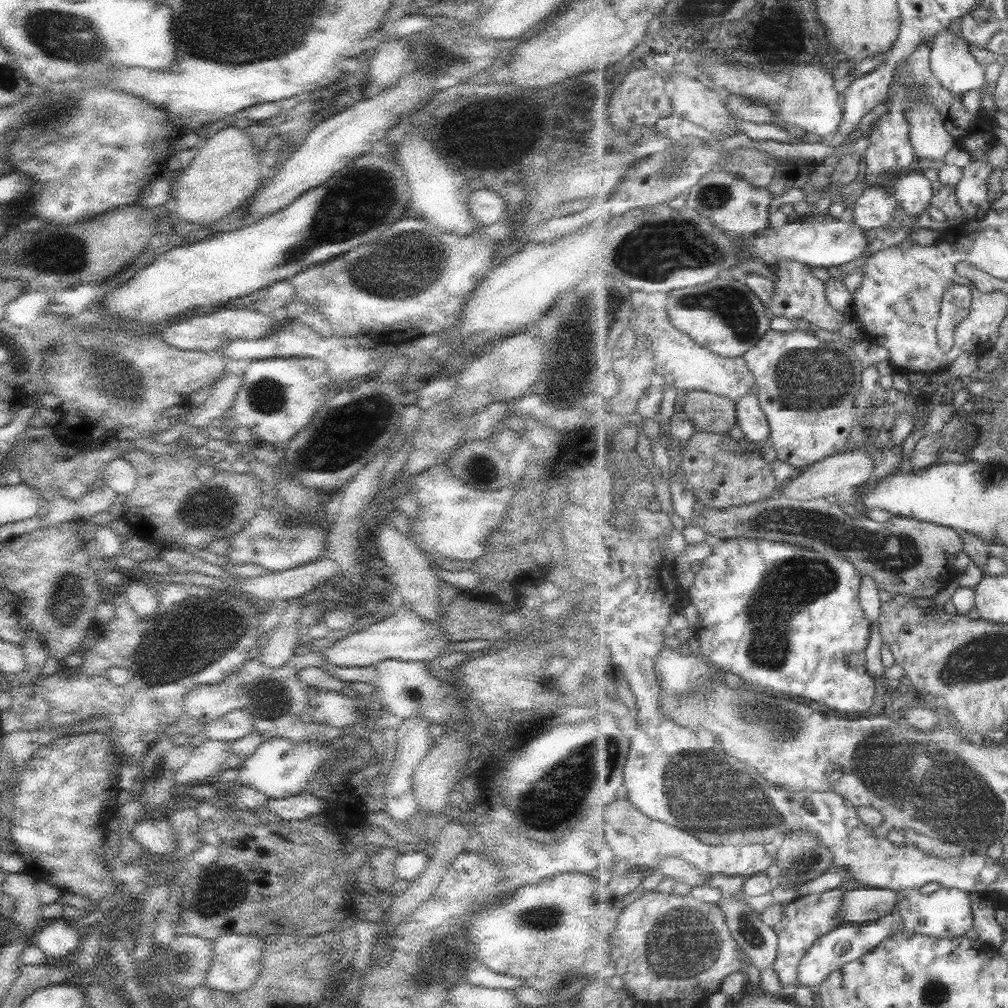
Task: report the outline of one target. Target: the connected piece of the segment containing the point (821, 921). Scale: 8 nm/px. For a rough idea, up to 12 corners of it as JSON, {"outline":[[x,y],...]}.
{"outline":[[844,888],[801,896],[774,926],[782,986],[800,963],[844,924]]}

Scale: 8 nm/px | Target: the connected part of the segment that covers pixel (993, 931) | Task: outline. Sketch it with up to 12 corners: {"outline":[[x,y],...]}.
{"outline":[[972,892],[975,931],[983,944],[1002,948],[1007,924],[1001,909]]}

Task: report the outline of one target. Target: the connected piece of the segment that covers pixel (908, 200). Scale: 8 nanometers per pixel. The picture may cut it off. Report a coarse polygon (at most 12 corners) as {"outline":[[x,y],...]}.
{"outline":[[917,167],[896,180],[899,204],[912,218],[928,210],[933,180]]}

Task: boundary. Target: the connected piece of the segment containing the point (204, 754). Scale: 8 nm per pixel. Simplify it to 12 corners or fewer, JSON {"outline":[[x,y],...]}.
{"outline":[[207,740],[180,768],[180,785],[217,782],[230,742]]}

